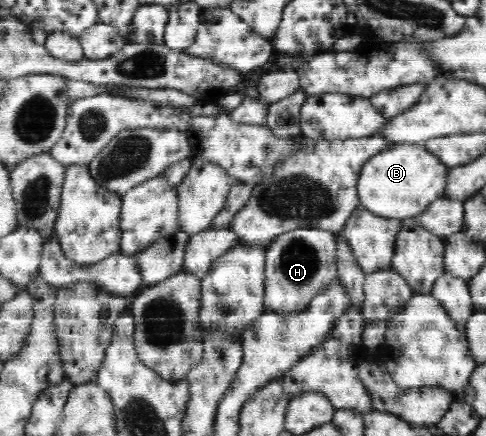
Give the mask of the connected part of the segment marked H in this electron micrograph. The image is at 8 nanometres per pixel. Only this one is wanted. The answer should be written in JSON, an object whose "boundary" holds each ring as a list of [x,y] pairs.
{"boundary":[[[299,228],[276,236],[267,249],[265,261],[265,307],[282,315],[305,310],[337,273],[337,237],[320,228]]]}

